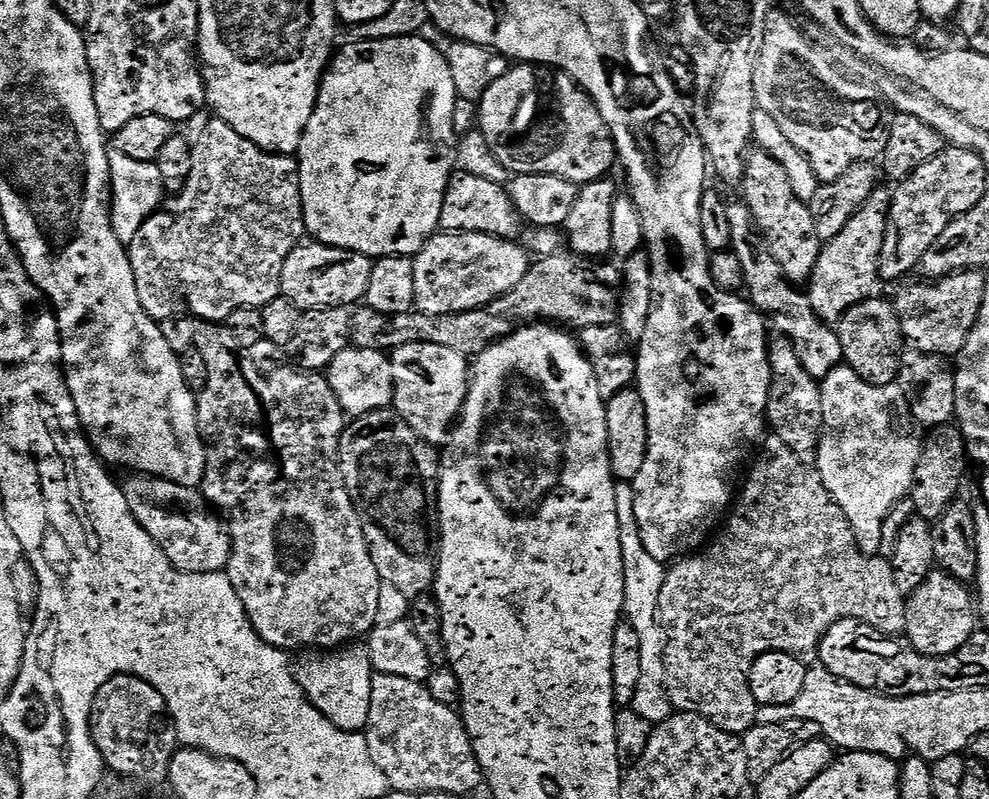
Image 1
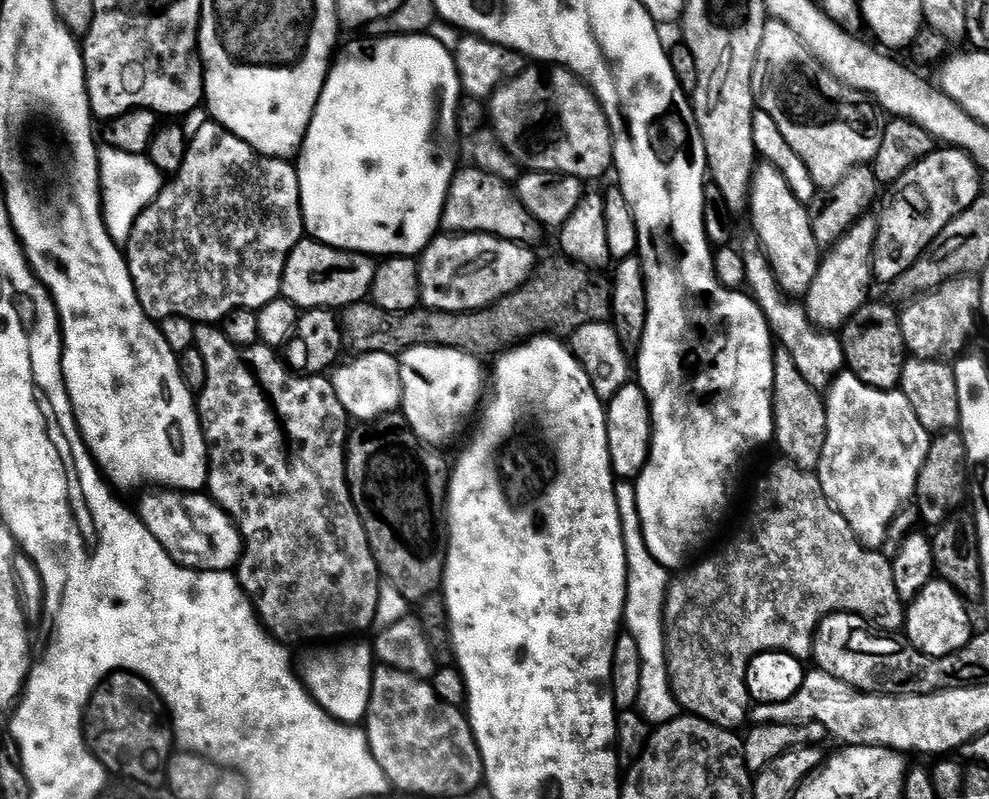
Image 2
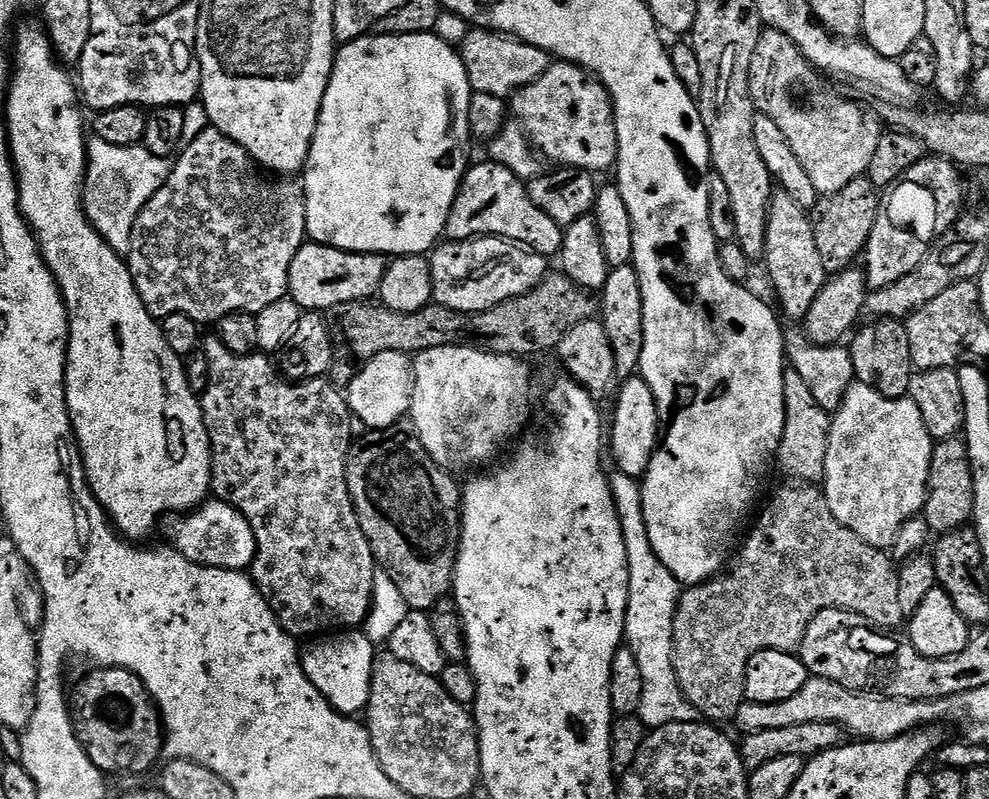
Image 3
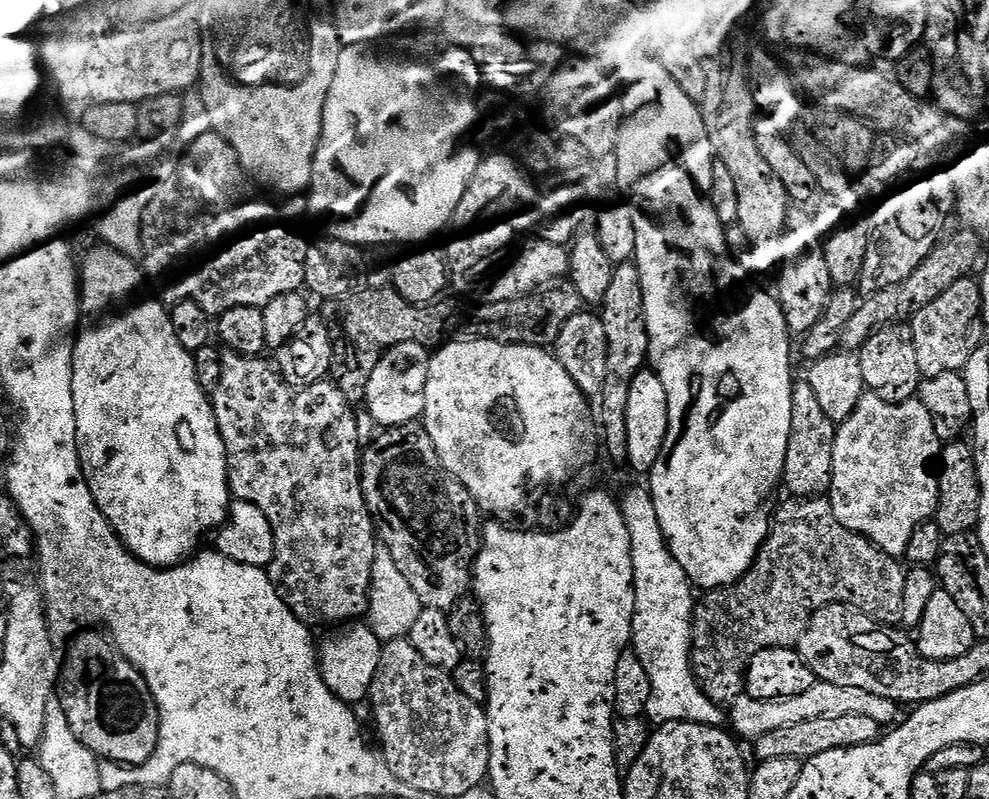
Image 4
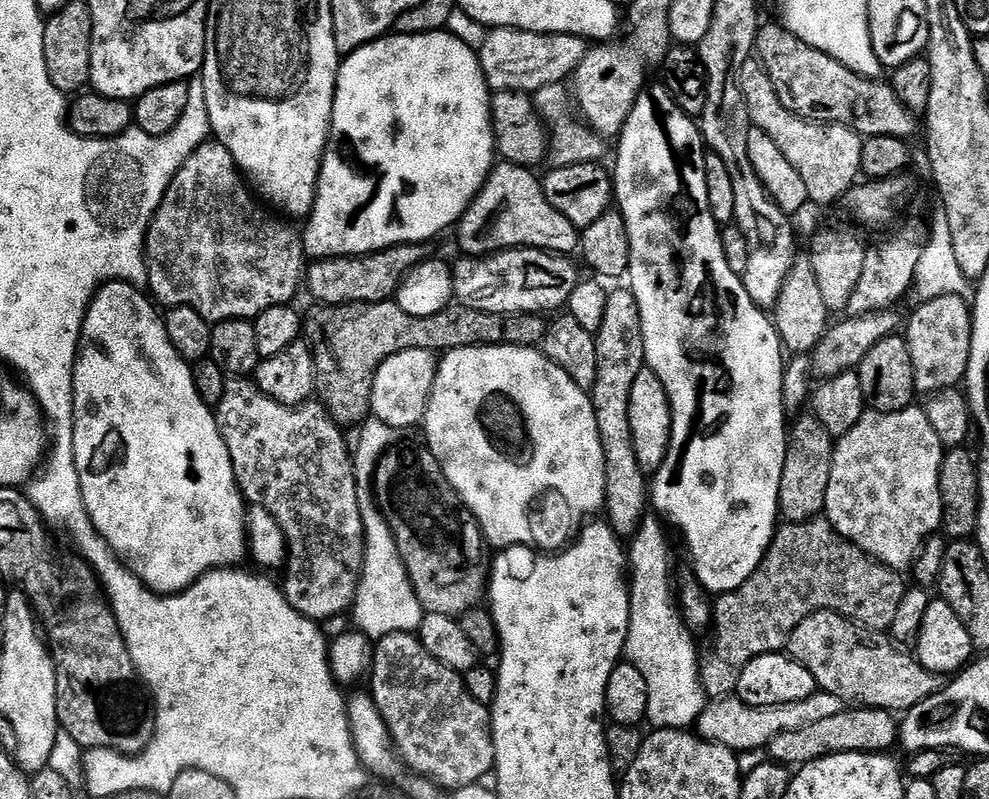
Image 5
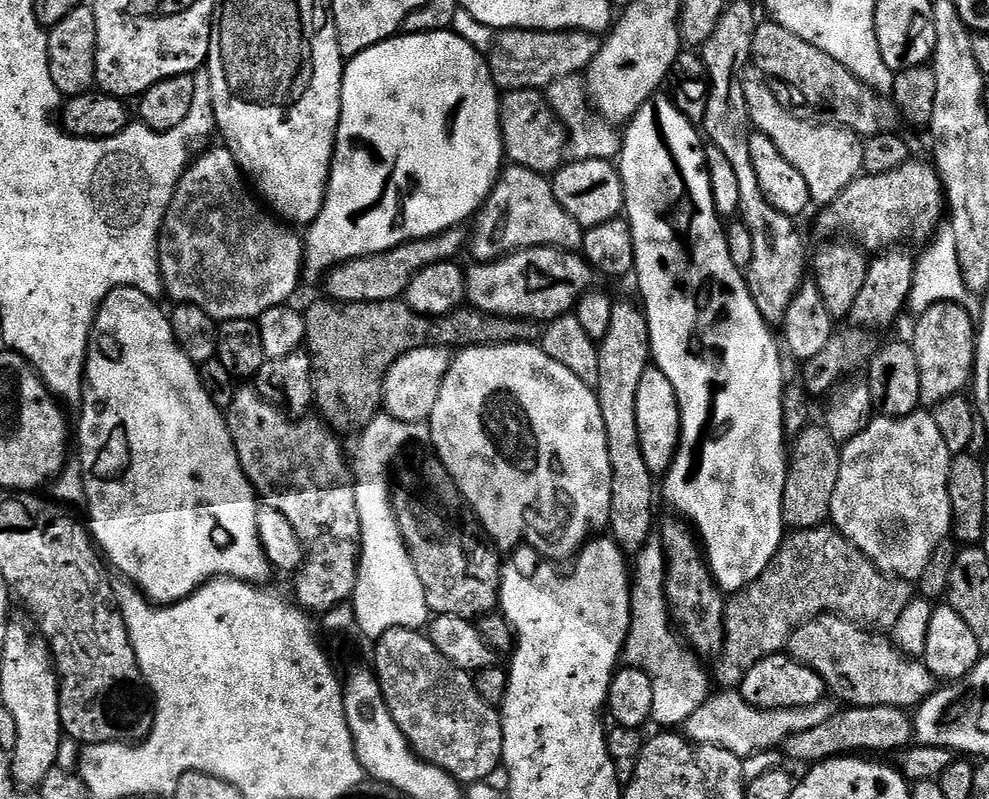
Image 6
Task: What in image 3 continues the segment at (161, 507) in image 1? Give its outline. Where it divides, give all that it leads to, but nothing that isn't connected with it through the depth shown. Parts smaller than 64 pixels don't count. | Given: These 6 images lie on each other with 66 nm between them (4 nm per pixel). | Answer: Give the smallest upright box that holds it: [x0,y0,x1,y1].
[172,499,256,572]

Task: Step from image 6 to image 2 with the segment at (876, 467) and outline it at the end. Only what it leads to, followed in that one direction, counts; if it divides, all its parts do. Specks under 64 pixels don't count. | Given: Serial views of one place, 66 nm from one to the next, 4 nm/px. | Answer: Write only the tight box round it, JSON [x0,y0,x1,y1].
[818,370,933,549]

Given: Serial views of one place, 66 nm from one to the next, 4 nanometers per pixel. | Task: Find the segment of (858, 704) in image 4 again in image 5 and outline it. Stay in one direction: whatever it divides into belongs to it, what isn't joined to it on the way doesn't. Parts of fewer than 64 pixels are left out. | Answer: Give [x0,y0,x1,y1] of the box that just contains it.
[698,690,846,749]

